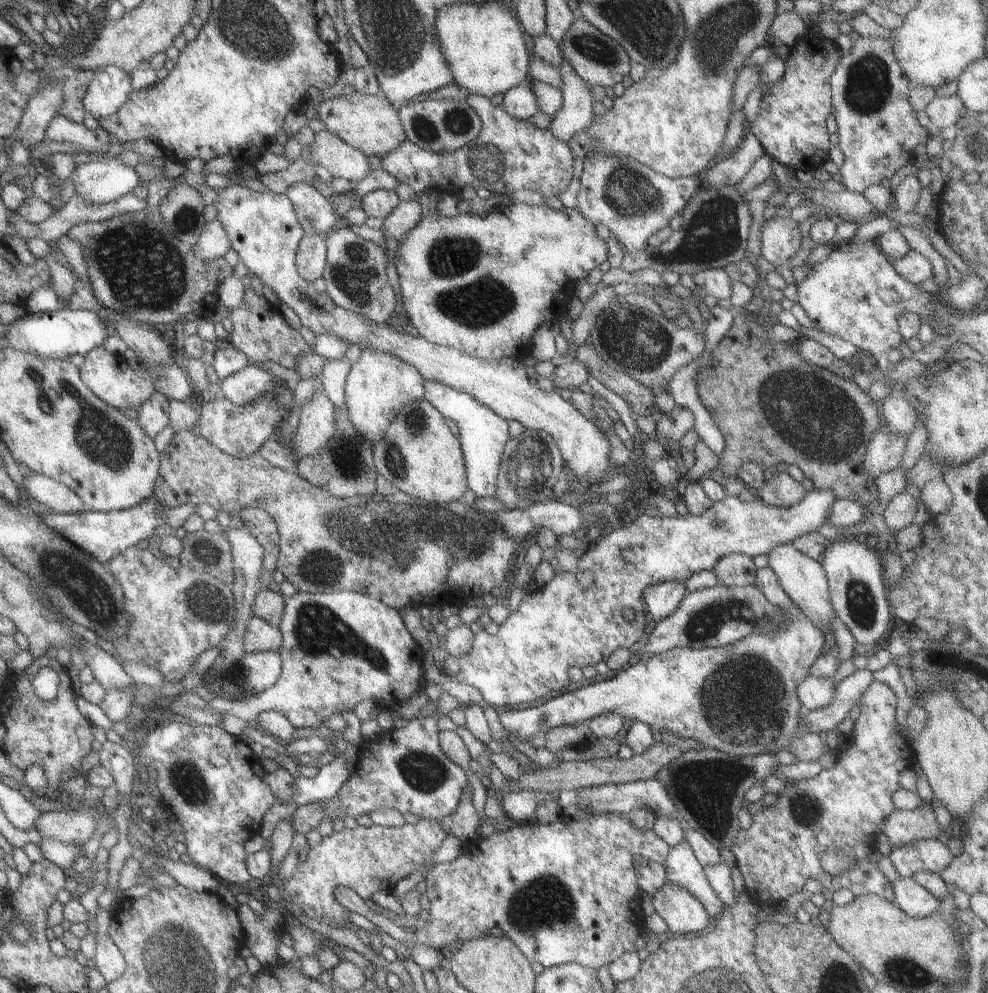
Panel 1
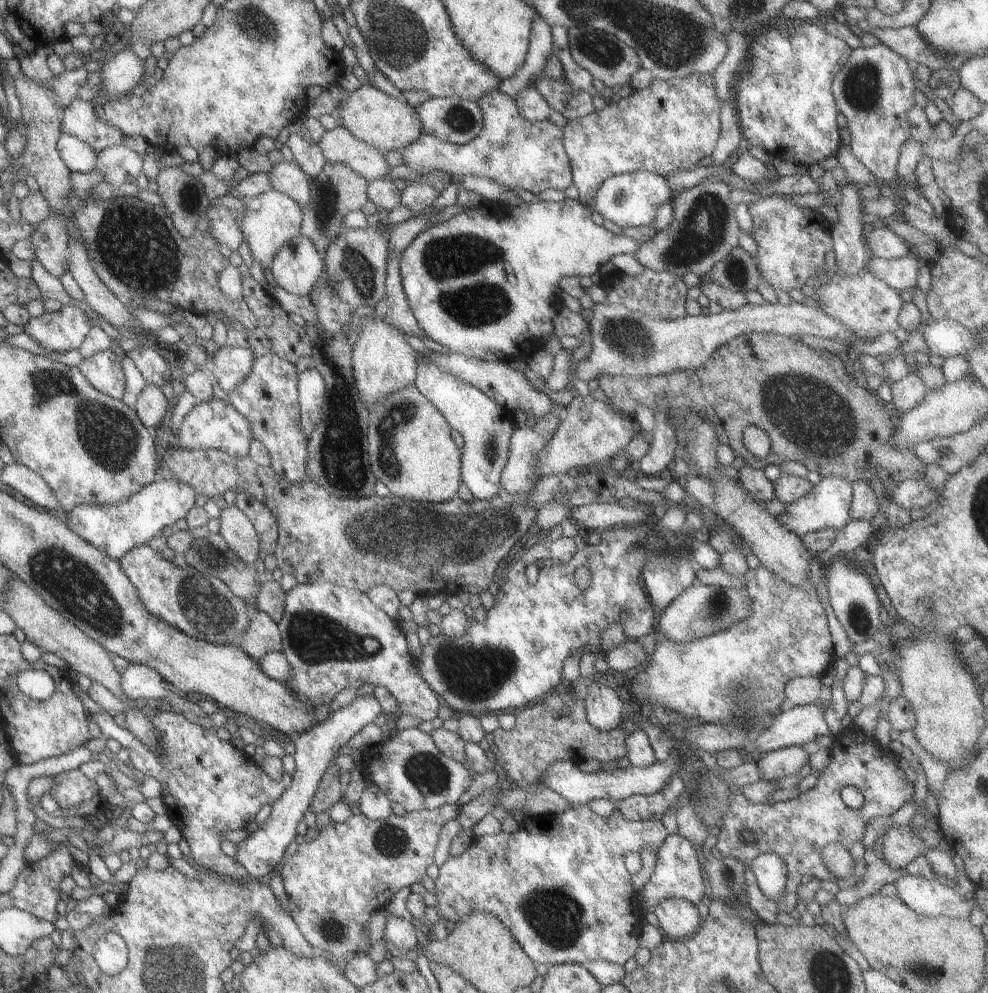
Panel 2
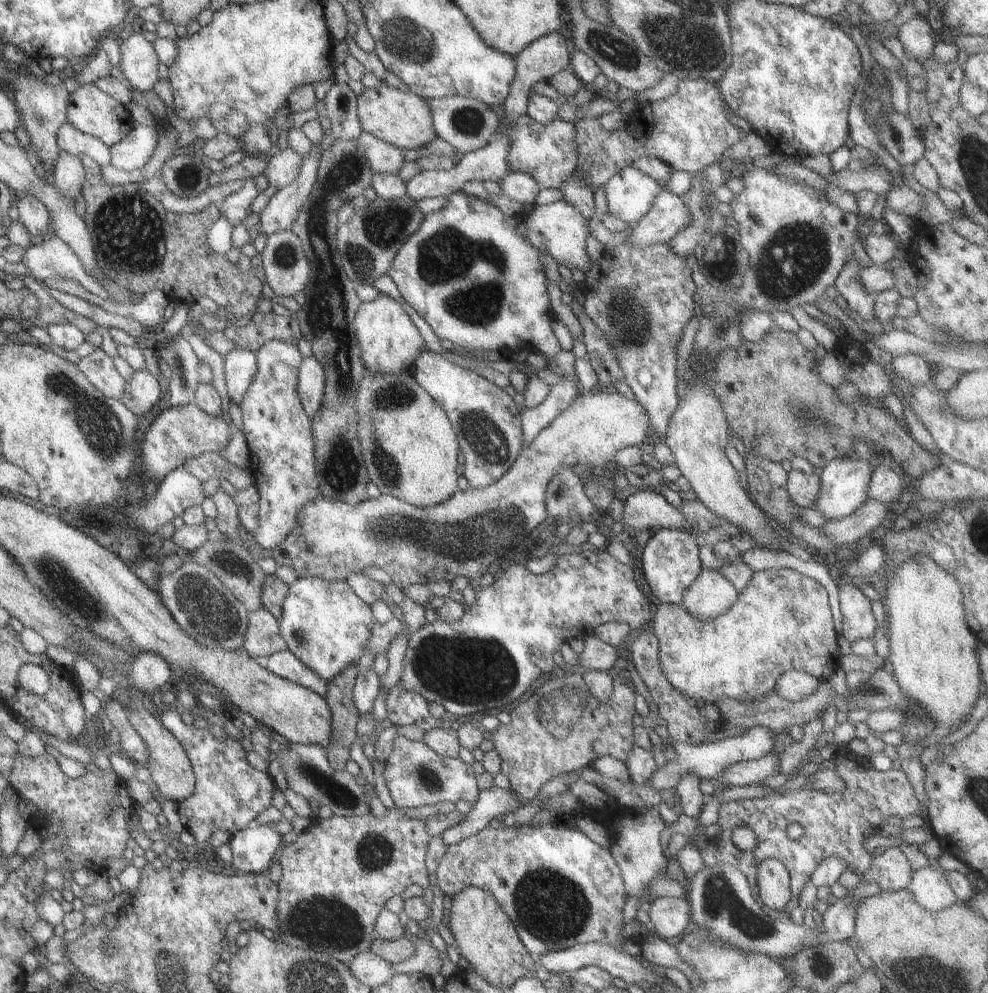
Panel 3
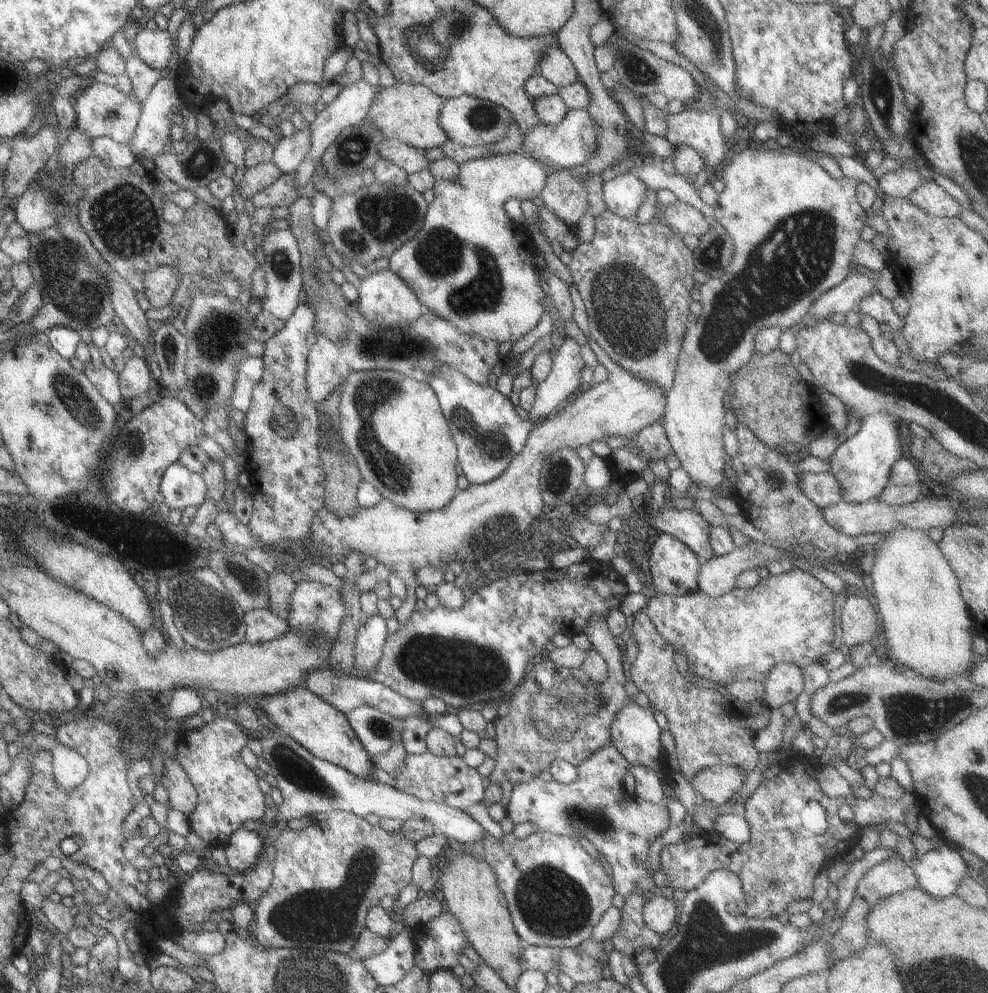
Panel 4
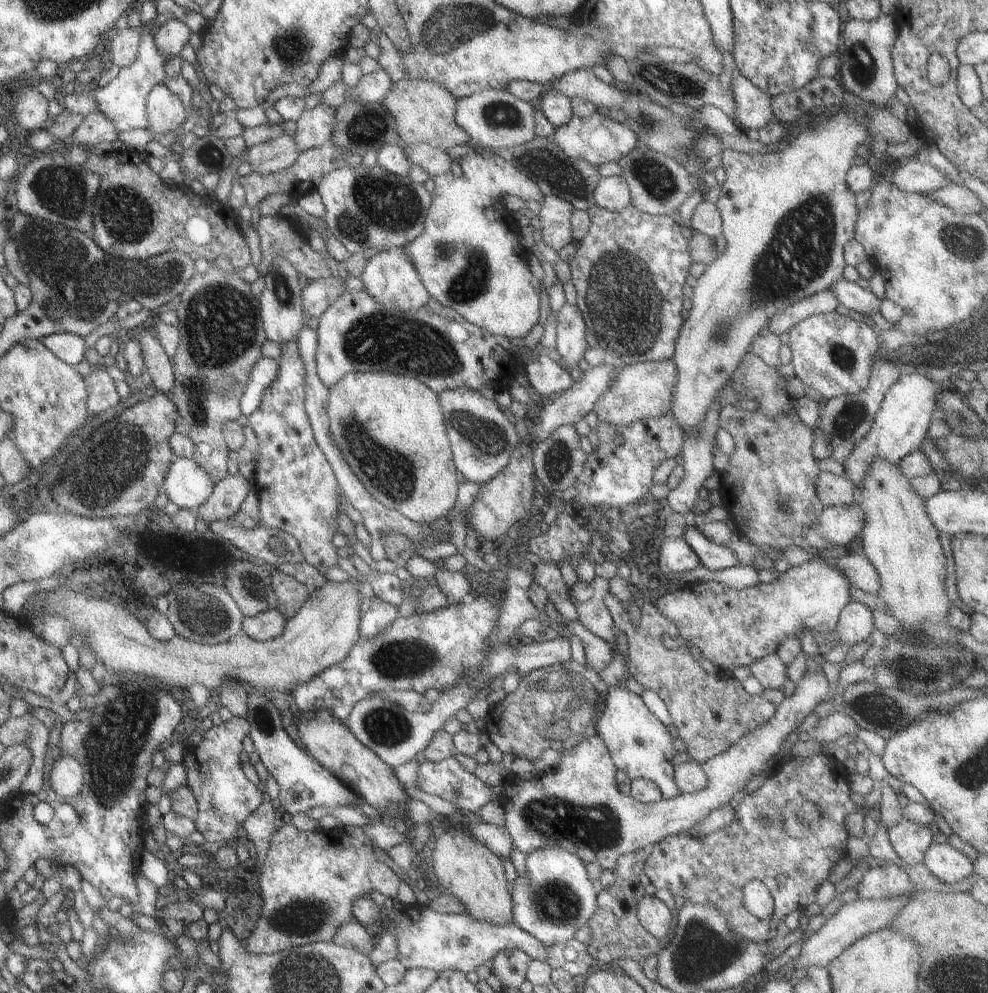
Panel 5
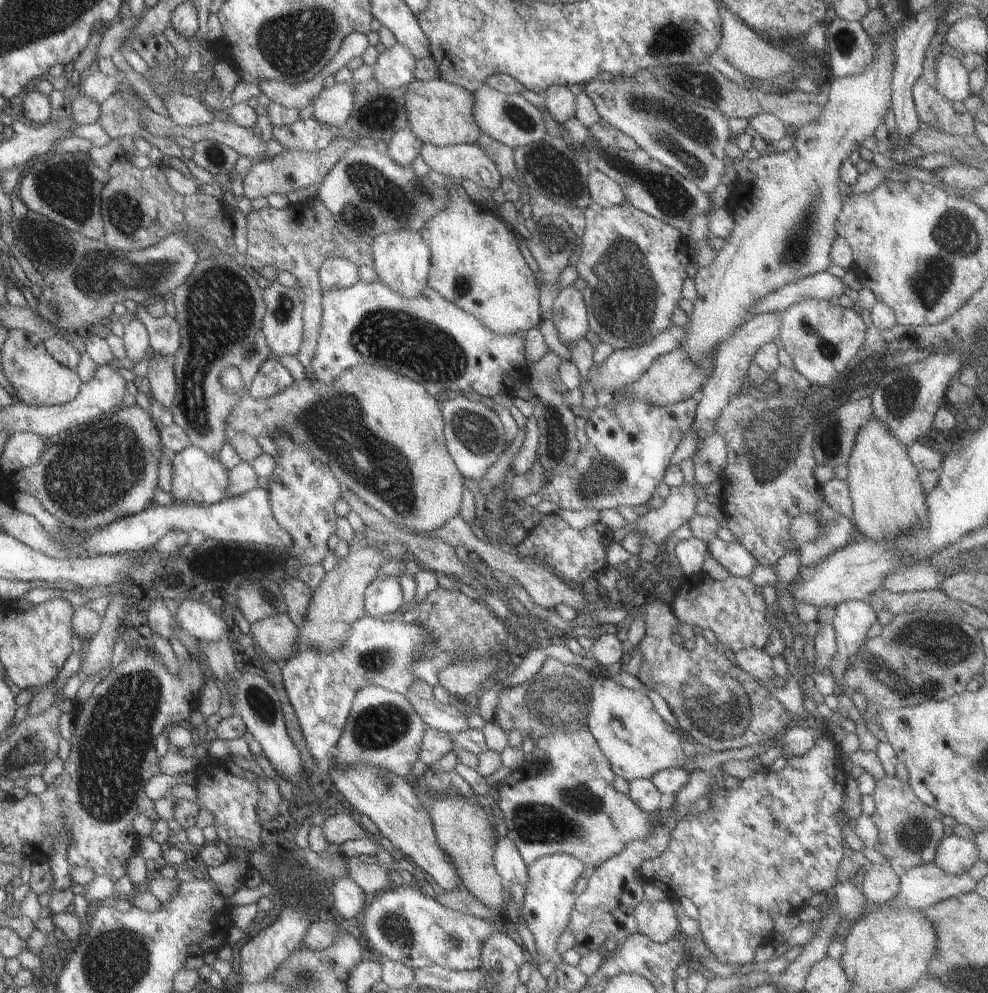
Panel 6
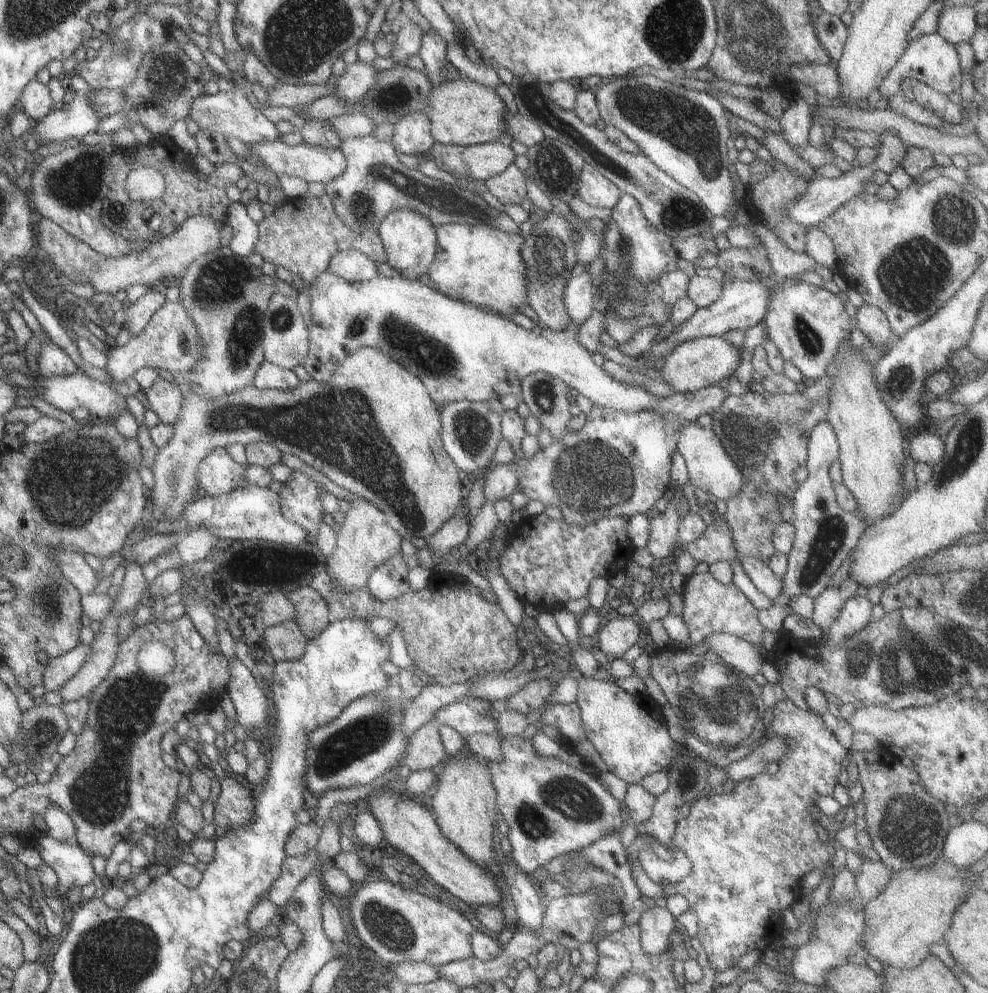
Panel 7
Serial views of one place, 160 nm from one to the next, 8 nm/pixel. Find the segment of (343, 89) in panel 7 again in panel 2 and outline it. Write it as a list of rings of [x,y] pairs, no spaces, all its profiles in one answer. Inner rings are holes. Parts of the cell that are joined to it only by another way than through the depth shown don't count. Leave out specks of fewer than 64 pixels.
[[[282,160],[273,164],[267,173],[270,185],[276,191],[291,197],[301,210],[306,202],[309,202],[309,185],[307,177],[295,162]]]

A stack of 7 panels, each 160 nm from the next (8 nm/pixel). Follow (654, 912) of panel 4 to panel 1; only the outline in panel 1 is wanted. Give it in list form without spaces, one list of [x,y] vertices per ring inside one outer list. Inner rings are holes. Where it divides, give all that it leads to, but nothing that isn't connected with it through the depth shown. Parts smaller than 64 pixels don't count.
[[[665,881],[652,895],[654,912],[675,936],[698,934],[708,929],[711,919],[703,905],[681,885]]]

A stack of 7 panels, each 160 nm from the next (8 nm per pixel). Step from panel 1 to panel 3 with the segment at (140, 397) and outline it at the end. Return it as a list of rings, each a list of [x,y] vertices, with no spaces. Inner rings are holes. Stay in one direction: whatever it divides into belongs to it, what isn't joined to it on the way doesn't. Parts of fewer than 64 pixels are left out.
[[[100,348],[80,358],[76,365],[103,396],[118,399],[122,395],[125,380],[117,373],[113,359]]]

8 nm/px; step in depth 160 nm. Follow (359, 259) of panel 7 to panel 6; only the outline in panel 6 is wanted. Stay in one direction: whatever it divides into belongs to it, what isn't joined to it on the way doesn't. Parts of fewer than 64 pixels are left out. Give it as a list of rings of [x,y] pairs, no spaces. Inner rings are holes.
[[[329,257],[318,268],[318,287],[321,291],[351,286],[357,278],[357,266],[345,258]]]

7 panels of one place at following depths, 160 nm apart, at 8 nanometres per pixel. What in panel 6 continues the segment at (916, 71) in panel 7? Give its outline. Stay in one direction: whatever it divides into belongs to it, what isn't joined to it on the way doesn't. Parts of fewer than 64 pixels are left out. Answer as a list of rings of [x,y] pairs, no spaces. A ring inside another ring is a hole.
[[[947,50],[940,52],[934,63],[934,73],[934,87],[943,98],[961,103],[970,95],[967,71],[957,55]]]

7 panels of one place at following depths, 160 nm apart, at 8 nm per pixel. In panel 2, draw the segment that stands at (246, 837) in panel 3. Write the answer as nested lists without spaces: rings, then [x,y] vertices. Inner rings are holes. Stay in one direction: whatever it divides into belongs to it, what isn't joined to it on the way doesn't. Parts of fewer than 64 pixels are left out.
[[[356,696],[356,698],[310,729],[301,731],[293,740],[295,752],[293,760],[295,769],[292,781],[279,798],[270,804],[269,816],[258,826],[249,829],[249,836],[236,845],[234,859],[246,870],[248,877],[263,878],[271,870],[278,868],[283,851],[296,836],[295,826],[302,821],[303,814],[308,810],[308,804],[321,780],[326,768],[333,762],[335,753],[346,745],[351,736],[357,734],[365,724],[374,722],[377,715],[381,714],[381,707],[377,700],[371,696]]]

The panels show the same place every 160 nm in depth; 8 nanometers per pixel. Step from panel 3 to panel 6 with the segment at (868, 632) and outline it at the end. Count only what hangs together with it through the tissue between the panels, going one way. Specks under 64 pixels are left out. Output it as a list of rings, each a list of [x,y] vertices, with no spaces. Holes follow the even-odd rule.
[[[846,600],[838,604],[833,611],[832,629],[834,630],[835,654],[830,660],[828,670],[837,680],[849,656],[864,643],[865,632],[876,622],[876,612],[865,600]]]

